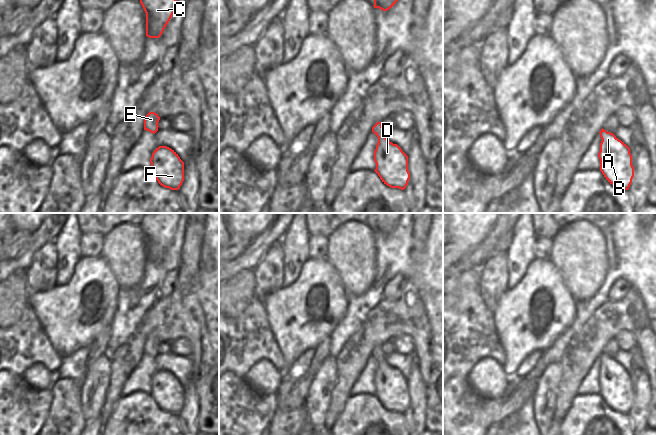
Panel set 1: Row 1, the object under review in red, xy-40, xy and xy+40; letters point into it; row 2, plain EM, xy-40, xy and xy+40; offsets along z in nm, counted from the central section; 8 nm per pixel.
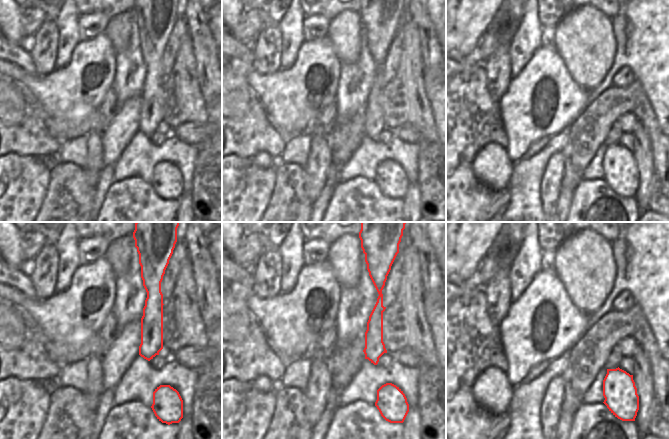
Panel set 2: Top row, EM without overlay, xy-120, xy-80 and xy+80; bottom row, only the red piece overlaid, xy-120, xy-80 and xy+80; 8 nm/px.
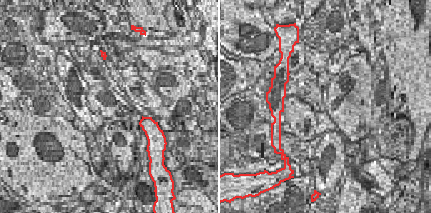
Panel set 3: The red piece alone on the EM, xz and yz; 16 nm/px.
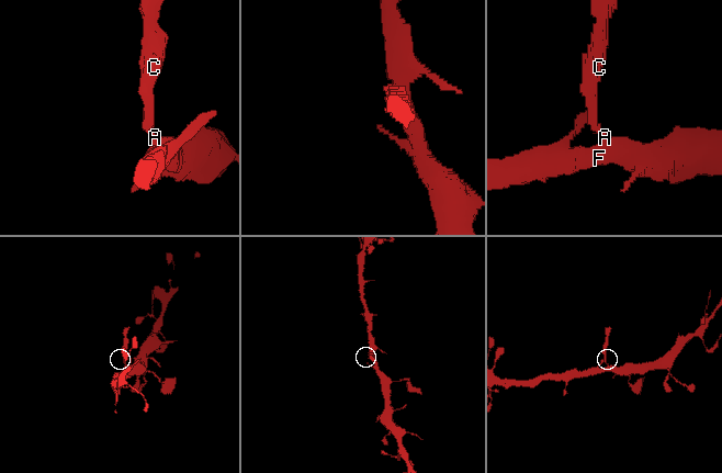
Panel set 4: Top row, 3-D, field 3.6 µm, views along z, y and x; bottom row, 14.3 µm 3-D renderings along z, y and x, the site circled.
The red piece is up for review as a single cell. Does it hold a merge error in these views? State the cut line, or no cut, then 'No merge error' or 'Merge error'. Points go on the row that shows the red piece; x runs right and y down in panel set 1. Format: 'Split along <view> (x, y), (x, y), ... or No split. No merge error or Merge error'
No split. No merge error

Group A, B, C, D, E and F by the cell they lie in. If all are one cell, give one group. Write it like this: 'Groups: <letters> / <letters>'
Groups: A B C D E F

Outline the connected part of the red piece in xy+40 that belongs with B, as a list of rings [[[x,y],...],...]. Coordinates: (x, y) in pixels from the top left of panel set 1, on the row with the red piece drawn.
[[[601,129],[600,171],[606,180],[617,188],[628,190],[634,177],[630,148],[613,133]]]

